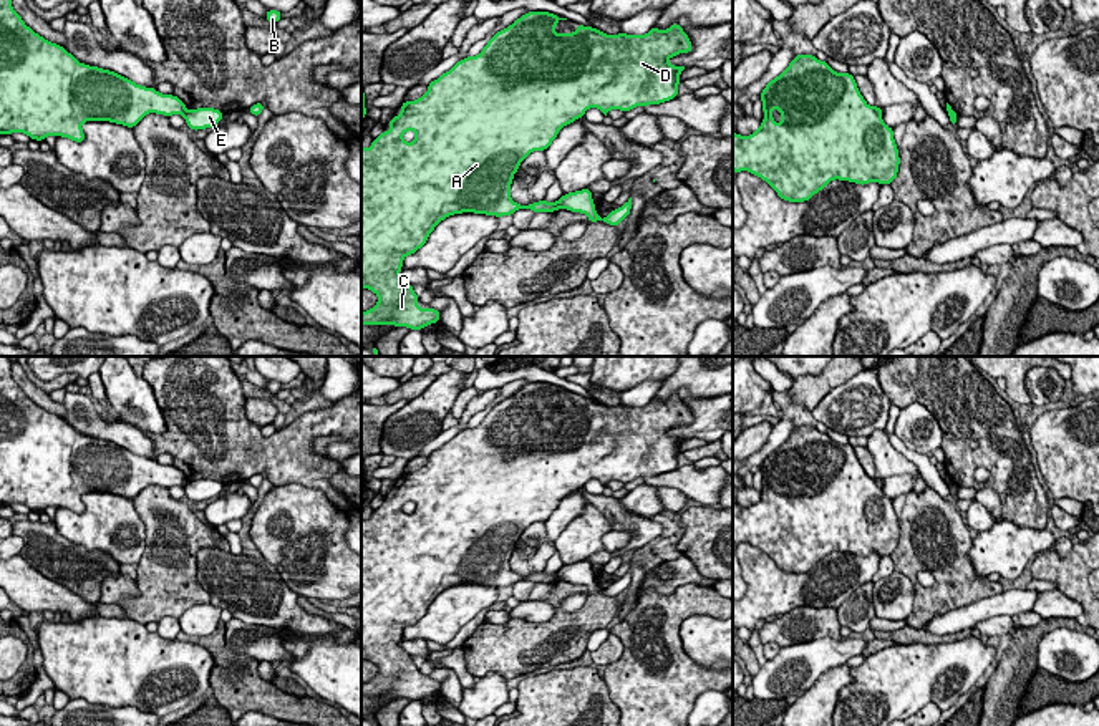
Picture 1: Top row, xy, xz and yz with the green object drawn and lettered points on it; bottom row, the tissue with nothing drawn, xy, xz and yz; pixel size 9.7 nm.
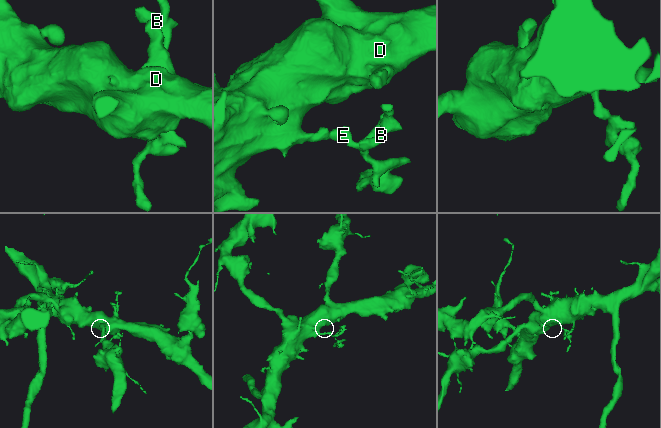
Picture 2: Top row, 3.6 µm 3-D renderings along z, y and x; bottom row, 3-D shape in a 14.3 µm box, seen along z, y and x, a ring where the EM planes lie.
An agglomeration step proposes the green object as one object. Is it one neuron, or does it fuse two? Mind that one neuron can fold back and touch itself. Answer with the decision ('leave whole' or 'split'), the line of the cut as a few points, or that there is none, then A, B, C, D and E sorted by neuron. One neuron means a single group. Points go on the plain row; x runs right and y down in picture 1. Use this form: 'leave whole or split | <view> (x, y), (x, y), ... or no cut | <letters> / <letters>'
split | xz (556, 574), (557, 579) | A C D / B E

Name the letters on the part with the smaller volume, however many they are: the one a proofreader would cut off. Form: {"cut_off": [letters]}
{"cut_off": ["B", "E"]}

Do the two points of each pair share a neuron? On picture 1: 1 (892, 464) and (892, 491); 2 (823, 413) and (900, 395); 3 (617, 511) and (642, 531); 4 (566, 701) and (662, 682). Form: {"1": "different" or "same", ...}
{"1": "different", "2": "different", "3": "same", "4": "different"}

